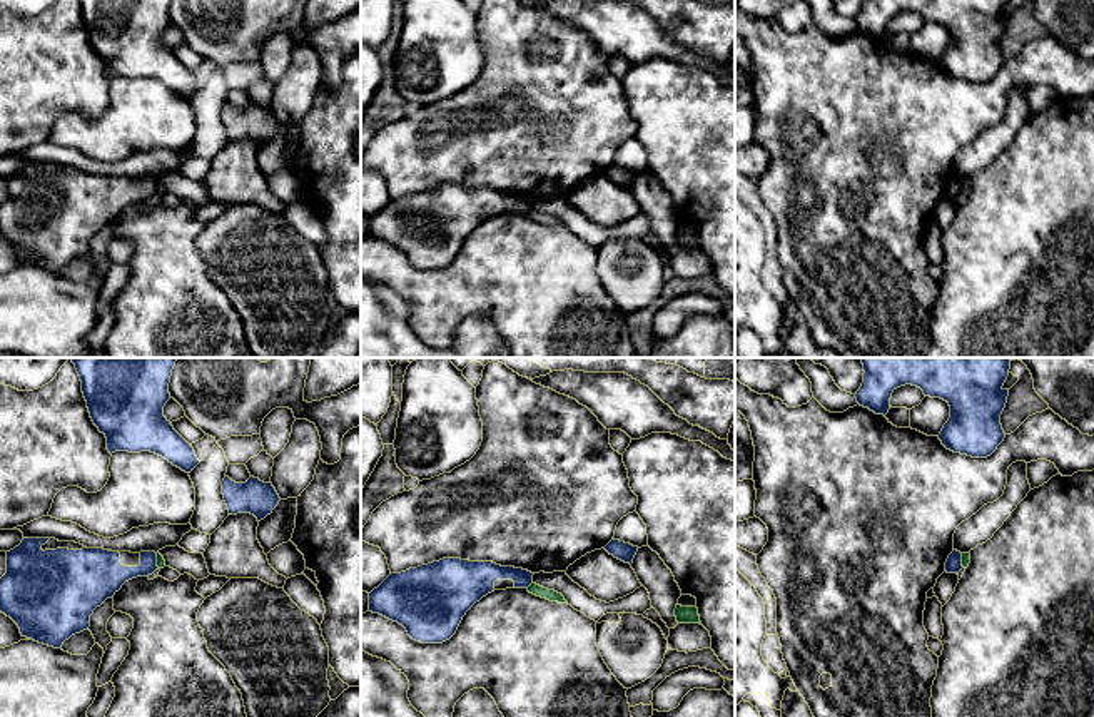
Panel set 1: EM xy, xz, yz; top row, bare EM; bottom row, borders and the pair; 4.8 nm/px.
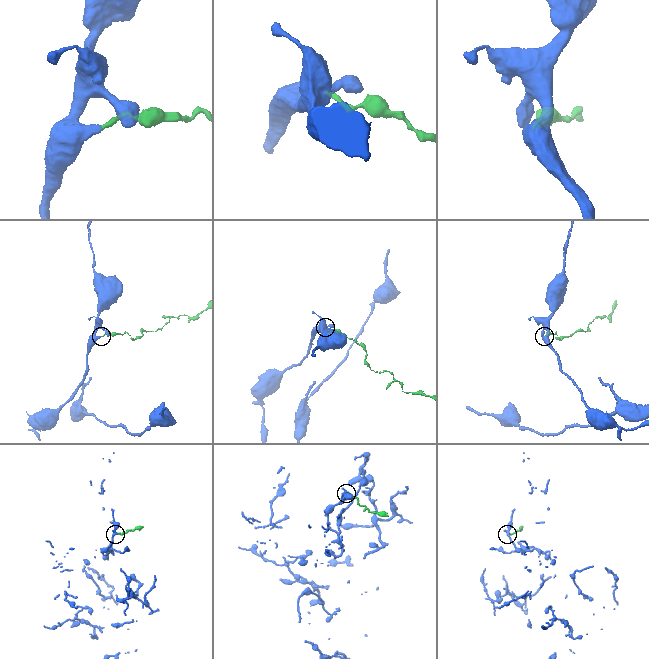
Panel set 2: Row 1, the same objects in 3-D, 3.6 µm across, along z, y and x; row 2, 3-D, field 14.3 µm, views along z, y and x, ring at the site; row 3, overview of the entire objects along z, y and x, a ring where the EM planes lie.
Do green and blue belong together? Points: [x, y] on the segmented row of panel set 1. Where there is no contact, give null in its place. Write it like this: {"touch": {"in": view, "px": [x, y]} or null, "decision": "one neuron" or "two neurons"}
{"touch": {"in": "xz", "px": [530, 585]}, "decision": "two neurons"}

